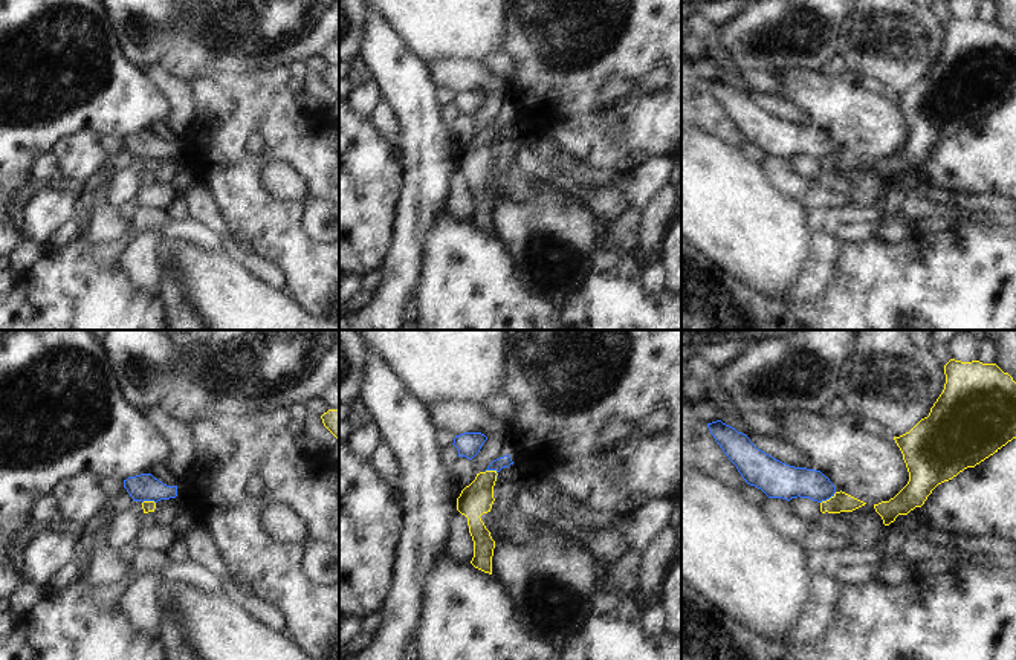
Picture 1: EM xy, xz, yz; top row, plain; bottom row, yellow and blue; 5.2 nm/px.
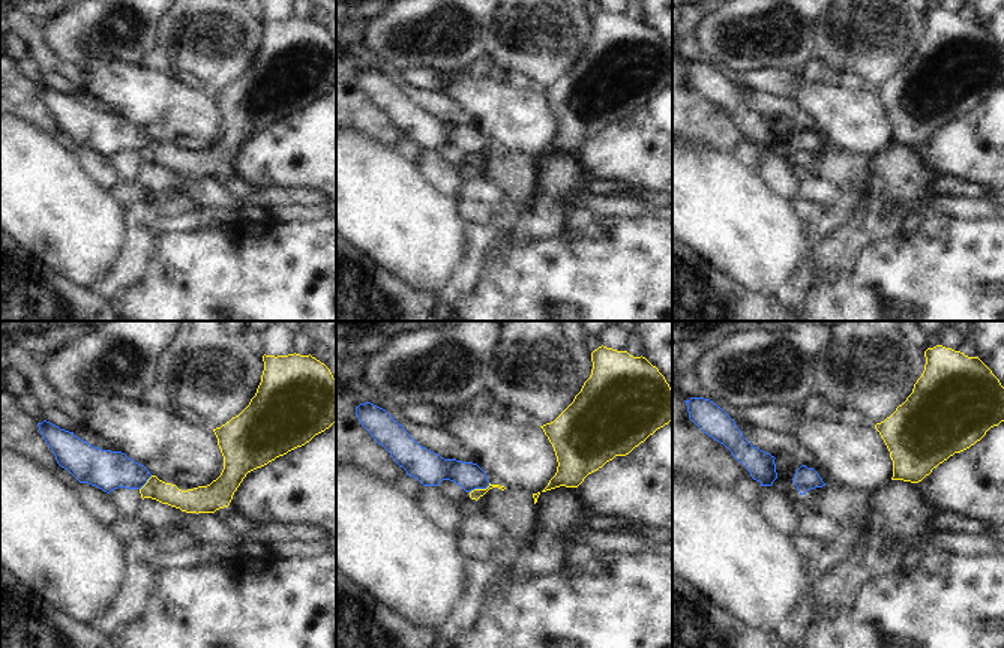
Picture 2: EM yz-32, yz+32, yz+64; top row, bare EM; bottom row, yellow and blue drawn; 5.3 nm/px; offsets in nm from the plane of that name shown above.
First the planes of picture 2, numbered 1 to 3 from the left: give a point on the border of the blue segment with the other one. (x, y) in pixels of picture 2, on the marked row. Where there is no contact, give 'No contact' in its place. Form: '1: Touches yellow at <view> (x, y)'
1: Touches yellow at yz-32 (146, 483)
2: Touches yellow at yz+32 (479, 489)
3: No contact

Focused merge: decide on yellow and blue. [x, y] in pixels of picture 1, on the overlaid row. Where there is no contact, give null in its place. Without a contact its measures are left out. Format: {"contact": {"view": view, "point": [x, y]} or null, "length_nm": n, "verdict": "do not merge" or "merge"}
{"contact": {"view": "xz", "point": [492, 471]}, "length_nm": 80, "verdict": "do not merge"}

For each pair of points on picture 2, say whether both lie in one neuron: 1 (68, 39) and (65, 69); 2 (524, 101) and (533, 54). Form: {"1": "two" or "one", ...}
{"1": "two", "2": "two"}

